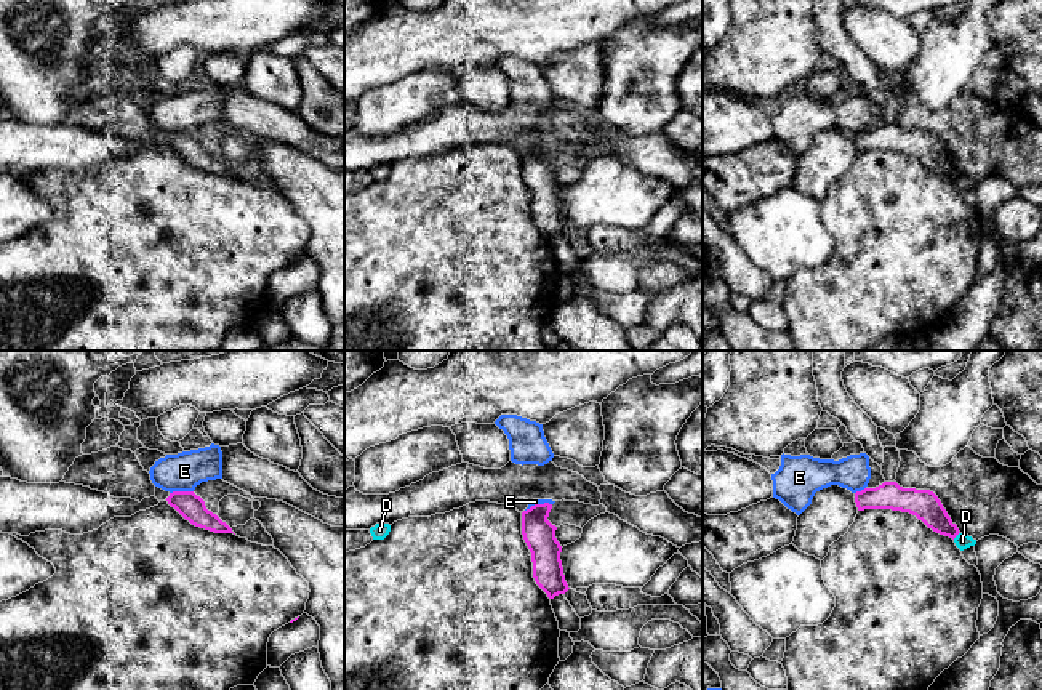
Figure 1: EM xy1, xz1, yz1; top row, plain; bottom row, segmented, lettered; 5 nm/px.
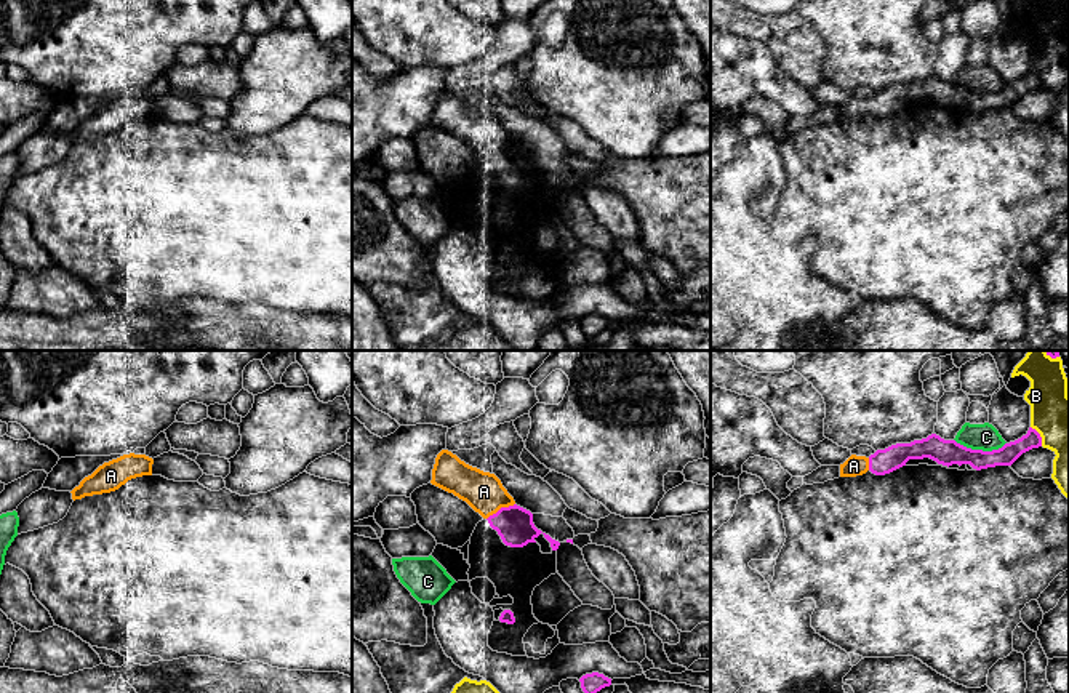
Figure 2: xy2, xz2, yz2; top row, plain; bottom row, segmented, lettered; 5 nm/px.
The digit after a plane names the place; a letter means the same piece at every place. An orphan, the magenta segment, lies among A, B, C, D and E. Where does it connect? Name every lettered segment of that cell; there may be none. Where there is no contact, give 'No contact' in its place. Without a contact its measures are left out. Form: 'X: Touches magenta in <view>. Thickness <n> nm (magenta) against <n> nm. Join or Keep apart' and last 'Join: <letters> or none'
A: Touches magenta in xz2. Thickness 190 nm (magenta) against 200 nm. Join
B: Touches magenta in yz2. Thickness 100 nm (magenta) against 300 nm. Keep apart
C: Touches magenta in yz2. Thickness 130 nm (magenta) against 140 nm. Keep apart
D: Touches magenta in yz1. Thickness 150 nm (magenta) against 80 nm. Keep apart
E: Touches magenta in xy1. Thickness 130 nm (magenta) against 190 nm. Keep apart
Join: A

